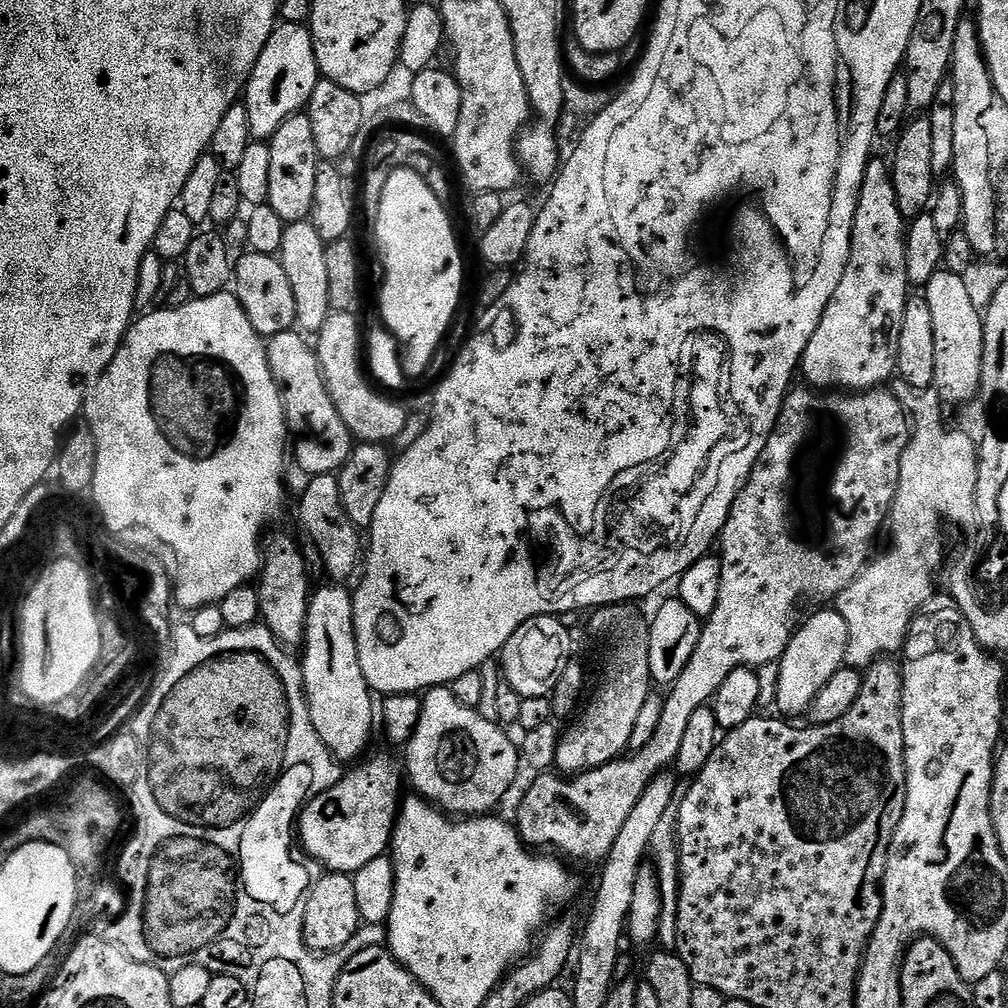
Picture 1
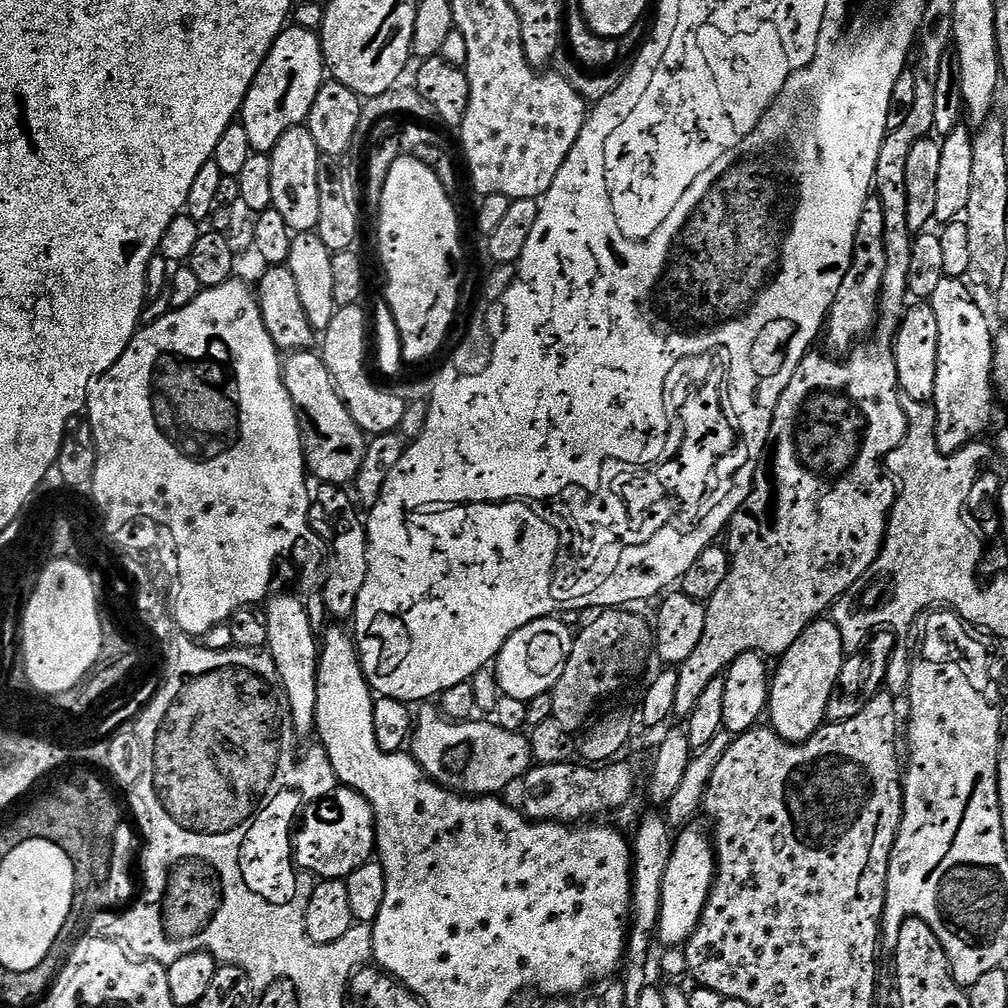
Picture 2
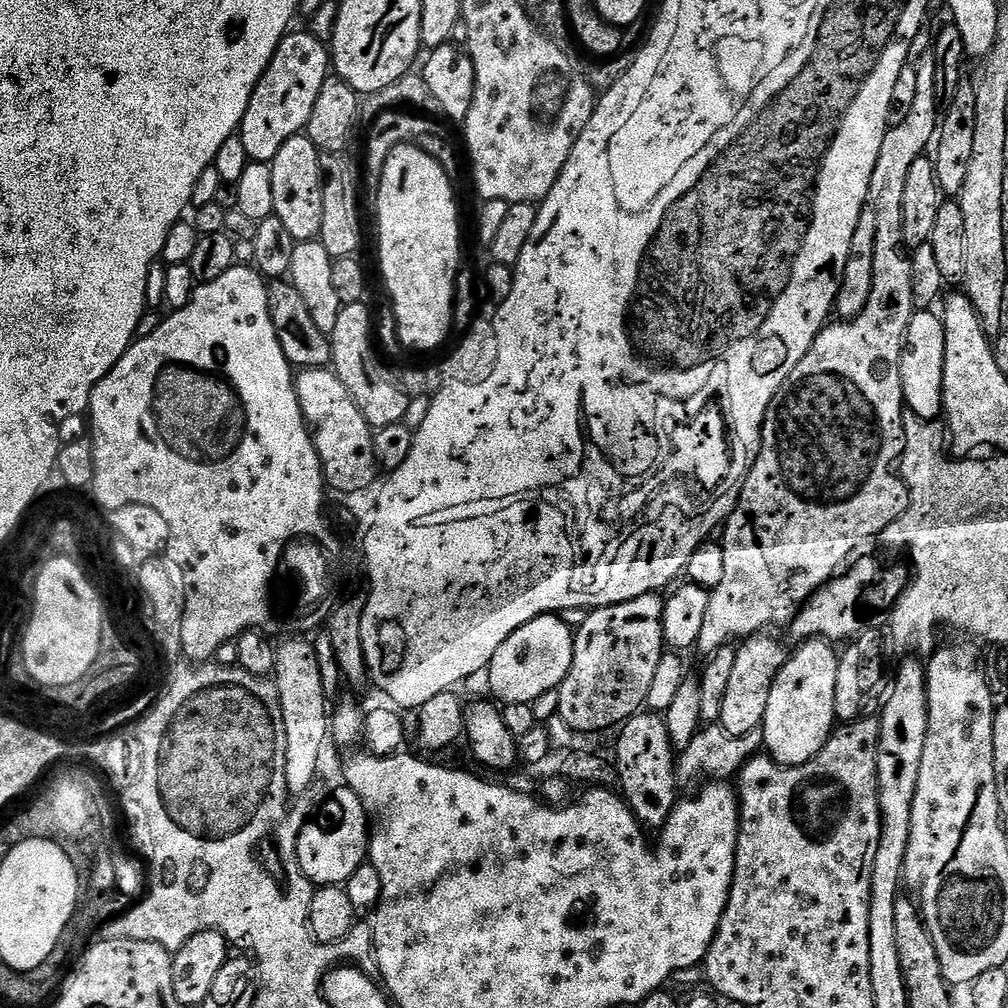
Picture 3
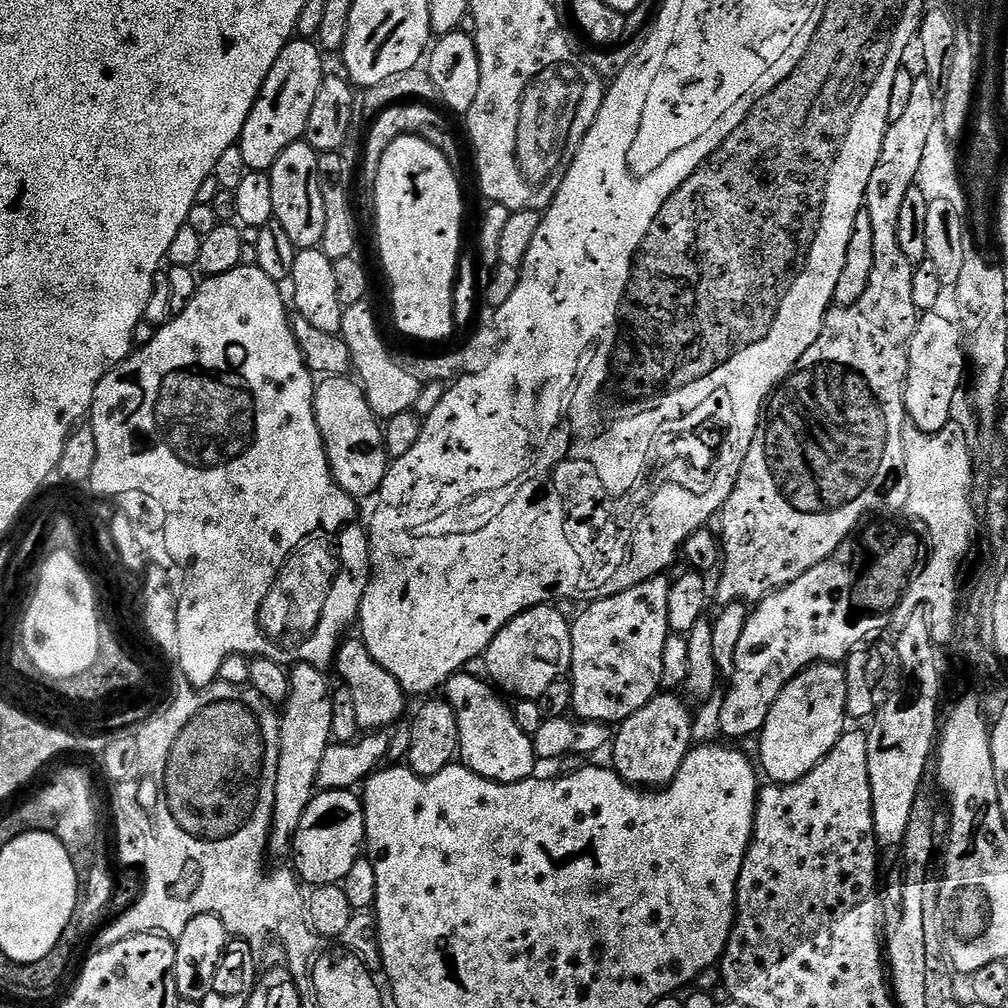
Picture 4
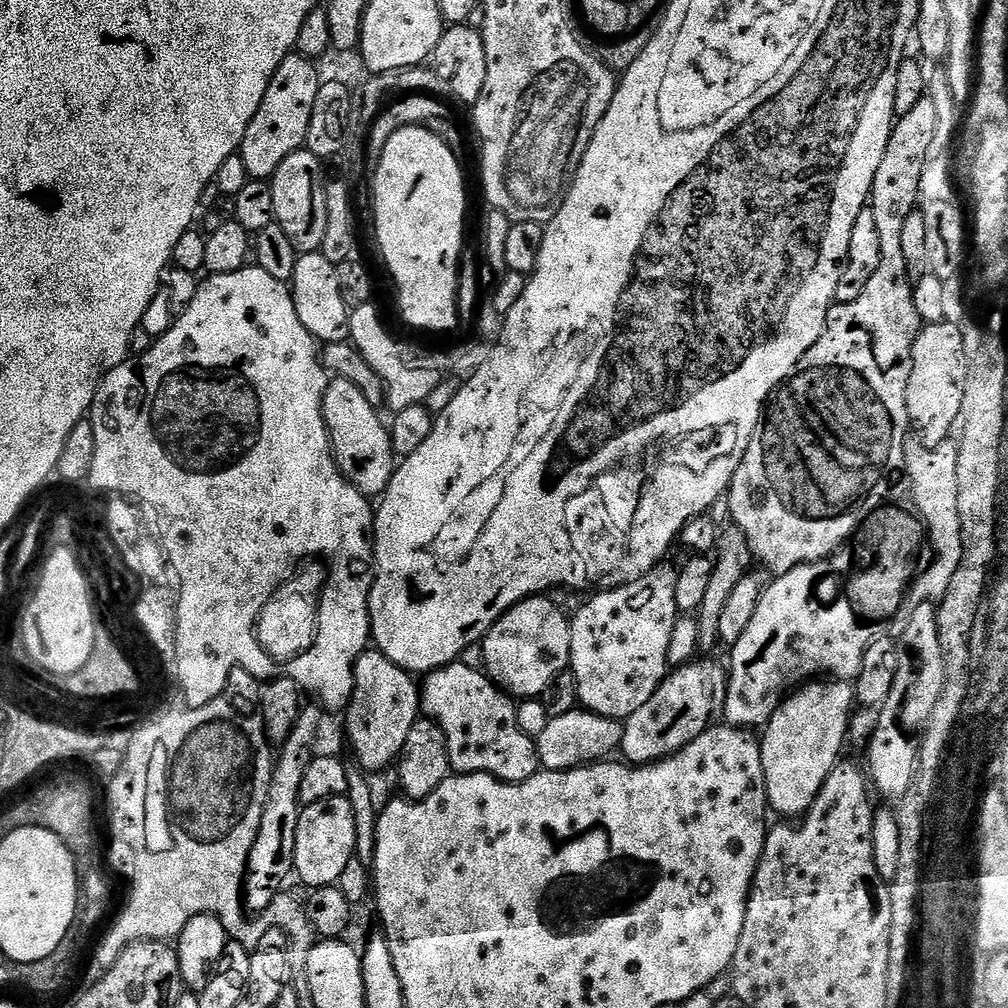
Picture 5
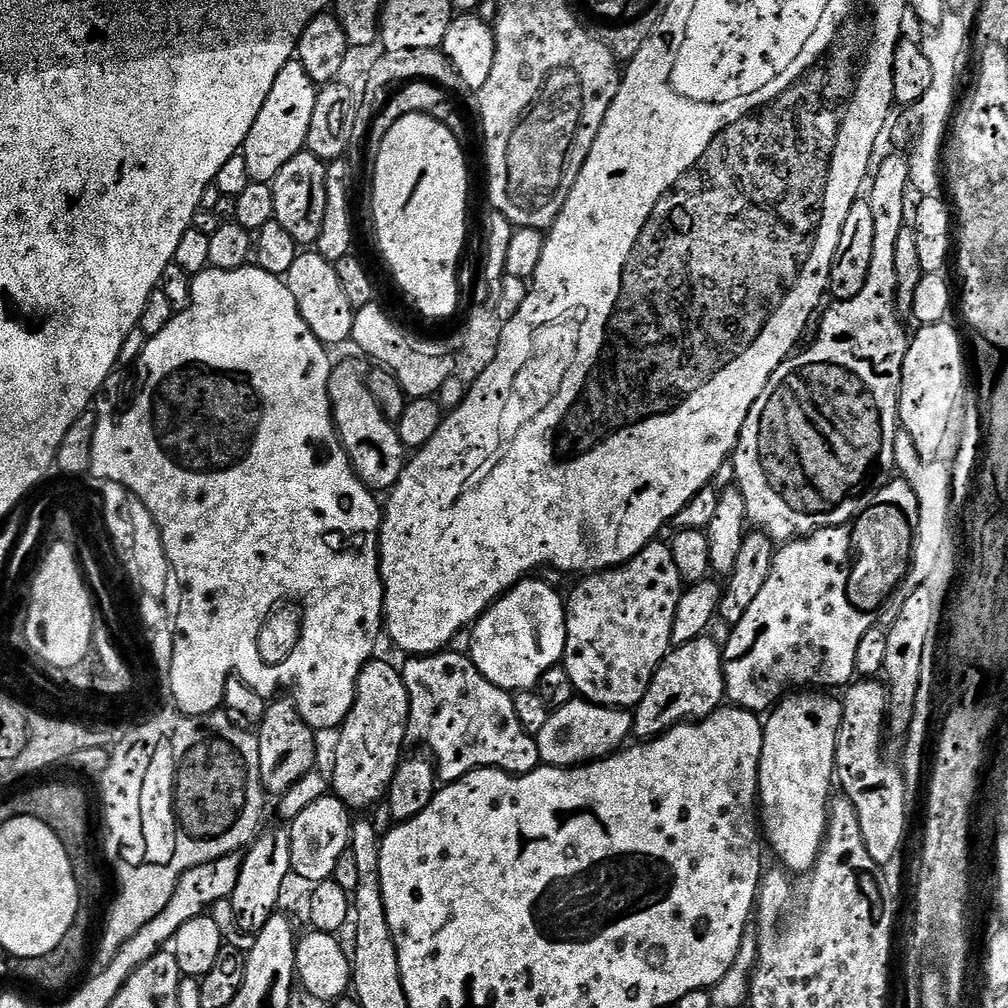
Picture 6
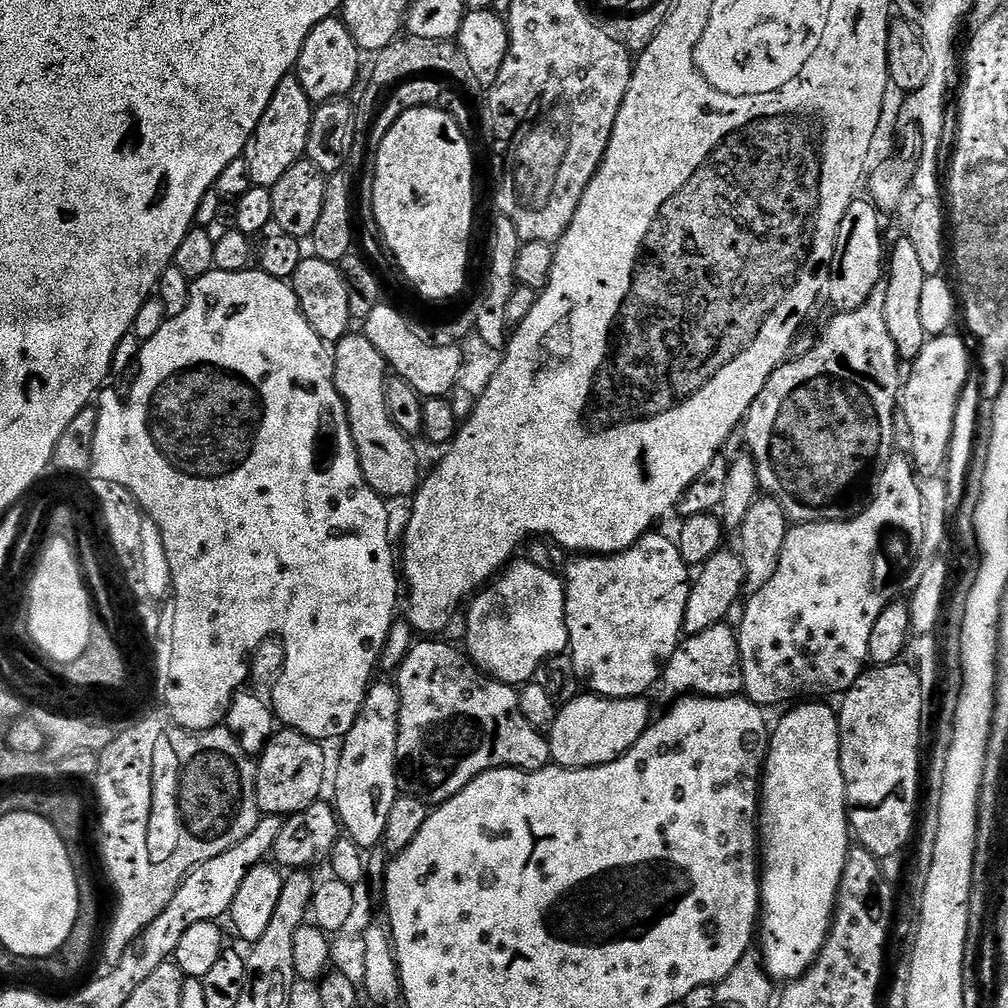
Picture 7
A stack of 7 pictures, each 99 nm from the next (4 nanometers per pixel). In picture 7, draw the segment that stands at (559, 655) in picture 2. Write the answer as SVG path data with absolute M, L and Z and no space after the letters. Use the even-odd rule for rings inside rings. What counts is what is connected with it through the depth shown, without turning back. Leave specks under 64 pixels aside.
M520 558L509 563L495 580L471 597L467 605L468 629L464 632L463 647L469 661L484 675L491 676L493 680L501 680L504 684L523 686L535 677L541 662L569 651L564 601L566 584L556 575L555 571L538 569L525 558Z

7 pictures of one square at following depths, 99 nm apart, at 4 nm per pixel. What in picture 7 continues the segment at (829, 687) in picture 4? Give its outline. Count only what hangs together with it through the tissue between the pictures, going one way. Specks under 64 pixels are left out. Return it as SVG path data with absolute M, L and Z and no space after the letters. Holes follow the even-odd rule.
M800 702L789 707L788 712L781 718L770 732L768 755L764 758L762 787L758 801L758 840L762 845L762 875L760 876L760 907L762 909L762 927L758 932L758 944L764 947L763 971L768 971L779 982L797 980L807 972L808 967L816 961L824 949L824 940L832 926L832 918L836 910L836 891L840 888L840 878L844 867L848 864L850 851L850 825L848 823L848 806L844 798L844 779L840 769L840 717L837 709L828 702Z

